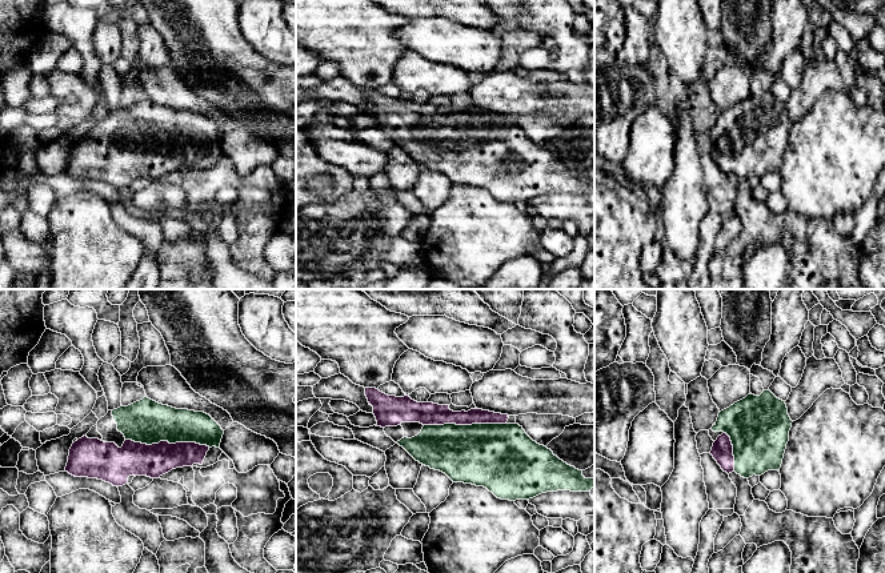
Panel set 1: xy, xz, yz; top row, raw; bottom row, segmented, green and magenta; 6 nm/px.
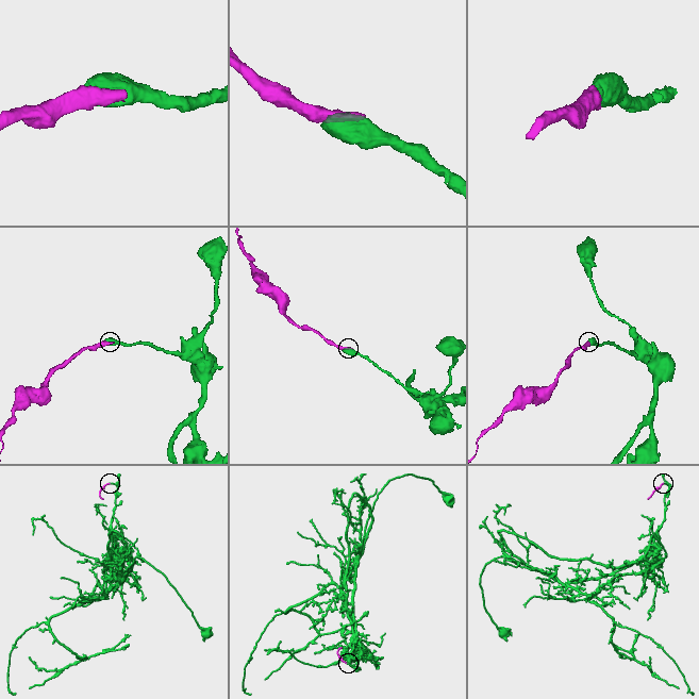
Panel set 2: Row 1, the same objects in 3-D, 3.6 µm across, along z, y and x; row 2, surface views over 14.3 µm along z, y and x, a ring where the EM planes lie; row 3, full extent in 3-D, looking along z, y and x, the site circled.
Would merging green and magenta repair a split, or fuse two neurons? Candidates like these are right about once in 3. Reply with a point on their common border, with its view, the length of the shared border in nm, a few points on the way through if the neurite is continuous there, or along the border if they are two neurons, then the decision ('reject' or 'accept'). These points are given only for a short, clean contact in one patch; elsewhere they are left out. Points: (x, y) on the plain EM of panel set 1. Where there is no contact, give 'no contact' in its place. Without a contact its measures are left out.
contact xy (168, 143); length 500 nm; accept

